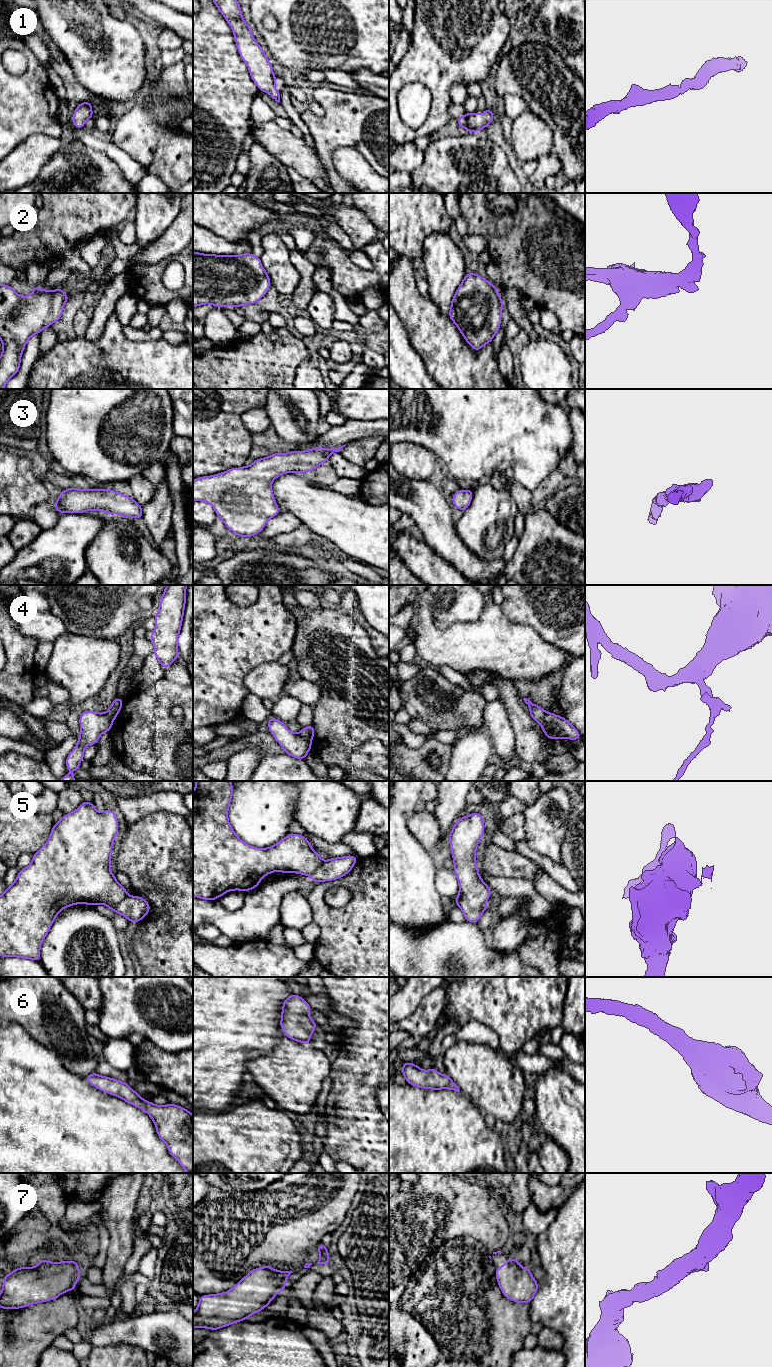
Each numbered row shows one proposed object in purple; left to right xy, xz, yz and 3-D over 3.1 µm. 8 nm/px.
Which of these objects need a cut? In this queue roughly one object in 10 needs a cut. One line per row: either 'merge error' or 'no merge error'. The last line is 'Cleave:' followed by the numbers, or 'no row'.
1: no merge error
2: no merge error
3: no merge error
4: merge error
5: merge error
6: no merge error
7: no merge error
Cleave: 4, 5

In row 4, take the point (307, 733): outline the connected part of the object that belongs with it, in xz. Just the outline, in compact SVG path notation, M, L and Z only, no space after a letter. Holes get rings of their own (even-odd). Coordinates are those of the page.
M311 724L307 727L302 728L299 735L305 740L312 741L312 738L315 735L315 730L313 725Z

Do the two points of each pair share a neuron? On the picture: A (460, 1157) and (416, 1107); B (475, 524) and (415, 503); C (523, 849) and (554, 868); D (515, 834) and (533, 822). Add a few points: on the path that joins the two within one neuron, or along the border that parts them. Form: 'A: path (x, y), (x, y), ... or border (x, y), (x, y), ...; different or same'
A: path (448, 1145), (422, 1119); same
B: border (454, 523), (456, 533), (465, 544); different
C: path (531, 854), (546, 864); same
D: border (522, 813), (526, 841); different

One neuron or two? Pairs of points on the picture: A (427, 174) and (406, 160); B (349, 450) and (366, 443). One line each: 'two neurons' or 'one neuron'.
A: two neurons
B: one neuron

